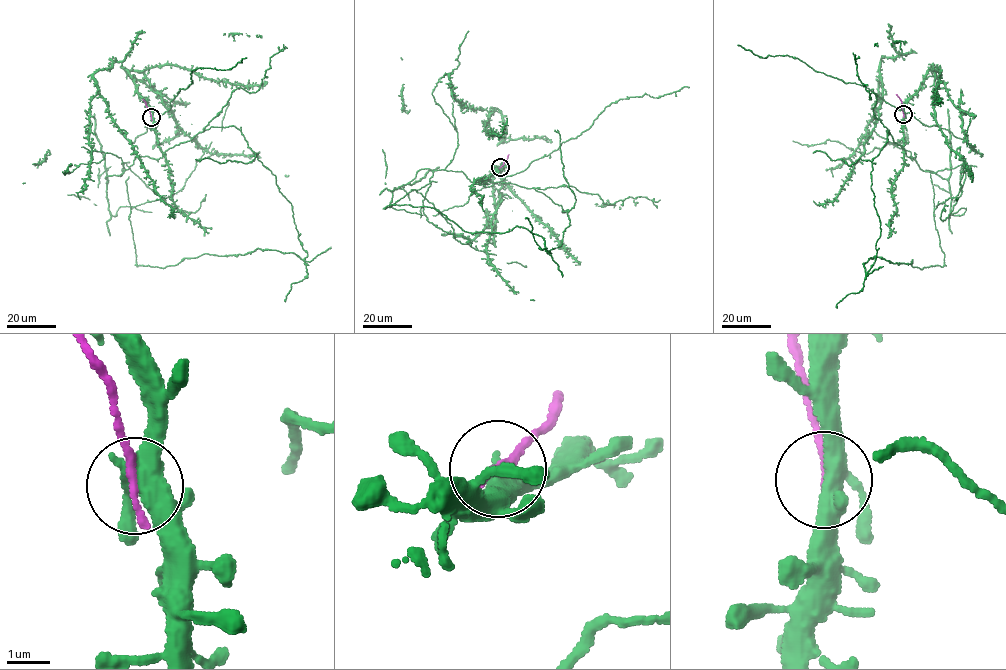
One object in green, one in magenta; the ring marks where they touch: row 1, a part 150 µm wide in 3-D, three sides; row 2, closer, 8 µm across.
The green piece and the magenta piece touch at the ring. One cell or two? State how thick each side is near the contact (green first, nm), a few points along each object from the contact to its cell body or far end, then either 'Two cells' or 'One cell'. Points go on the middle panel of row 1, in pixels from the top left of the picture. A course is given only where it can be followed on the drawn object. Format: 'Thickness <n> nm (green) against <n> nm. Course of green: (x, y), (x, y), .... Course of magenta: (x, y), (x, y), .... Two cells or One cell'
Thickness 400 nm (green) against 200 nm. Course of green: (500, 167), (502, 195), (484, 251), (455, 240), (451, 224), (414, 189), (385, 207), (434, 207), (446, 215). Course of magenta: (500, 167), (509, 154). Two cells

